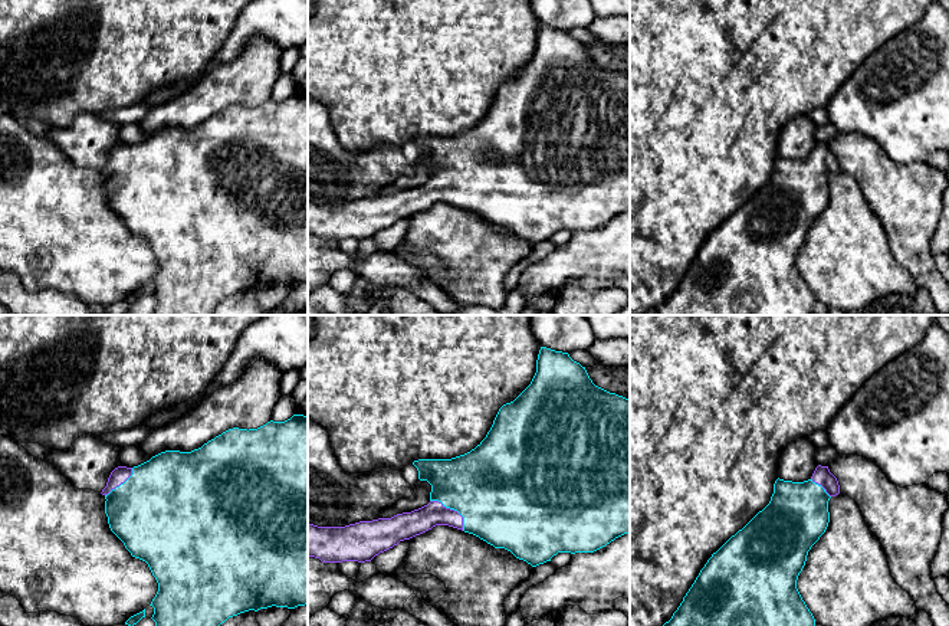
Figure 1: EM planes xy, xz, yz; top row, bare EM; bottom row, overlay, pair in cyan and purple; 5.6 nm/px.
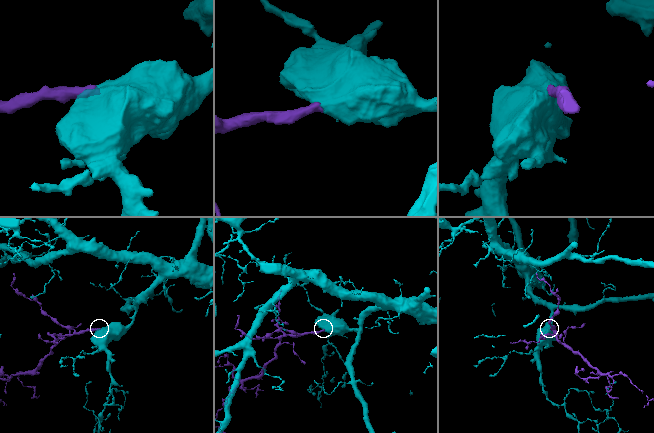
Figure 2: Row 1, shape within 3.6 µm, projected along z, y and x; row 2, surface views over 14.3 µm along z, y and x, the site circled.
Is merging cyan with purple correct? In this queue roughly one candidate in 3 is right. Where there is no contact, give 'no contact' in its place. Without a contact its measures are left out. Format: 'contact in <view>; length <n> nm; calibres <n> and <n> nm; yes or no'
contact in xz; length 260 nm; calibres 480 and 140 nm; yes

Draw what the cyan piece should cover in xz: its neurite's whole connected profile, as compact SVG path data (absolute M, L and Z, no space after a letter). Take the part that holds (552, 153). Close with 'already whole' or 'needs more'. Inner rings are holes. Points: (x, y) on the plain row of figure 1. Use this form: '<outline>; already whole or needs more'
M541 24L531 62L499 86L486 115L474 127L451 137L418 137L413 142L418 157L431 163L427 183L345 204L308 201L308 235L322 240L365 240L400 219L436 203L449 203L536 245L558 230L594 230L630 210L630 78L595 63L585 45L568 30Z; needs more

